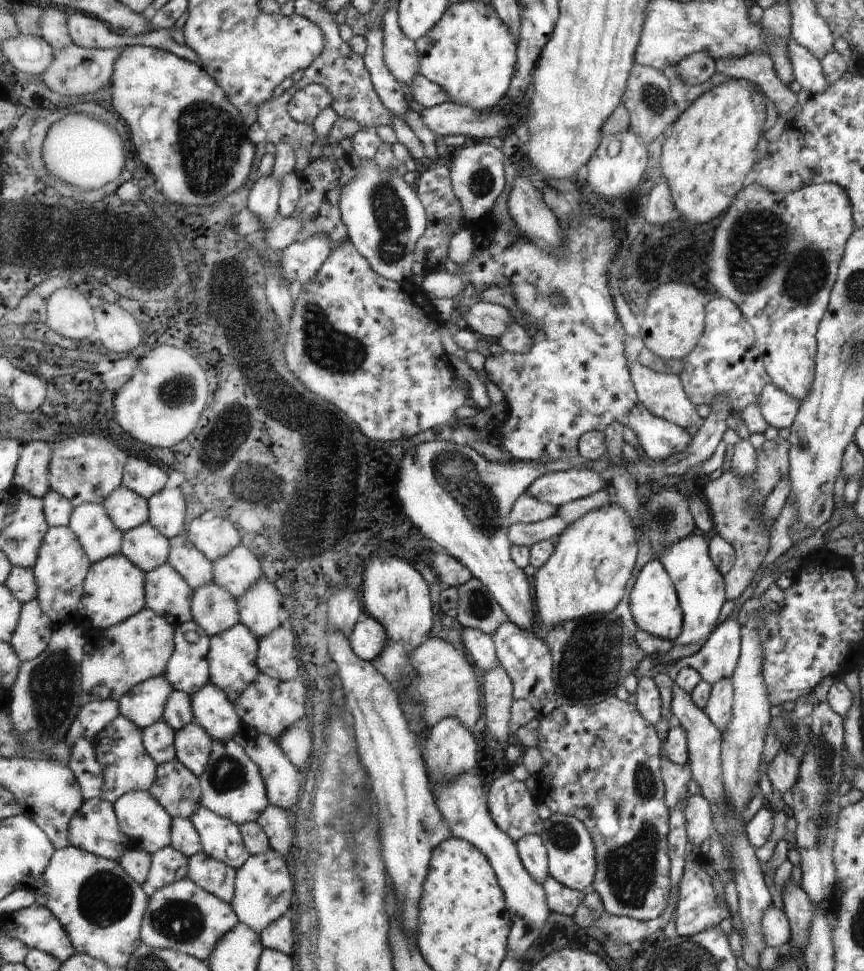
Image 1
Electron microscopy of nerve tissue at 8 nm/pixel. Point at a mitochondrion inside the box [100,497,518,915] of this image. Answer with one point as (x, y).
(228, 774)

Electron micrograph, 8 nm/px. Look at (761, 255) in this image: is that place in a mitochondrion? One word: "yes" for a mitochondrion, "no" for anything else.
yes

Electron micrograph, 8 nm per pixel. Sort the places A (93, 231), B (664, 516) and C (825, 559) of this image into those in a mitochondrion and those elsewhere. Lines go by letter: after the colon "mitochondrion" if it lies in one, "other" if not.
A: mitochondrion
B: mitochondrion
C: other

